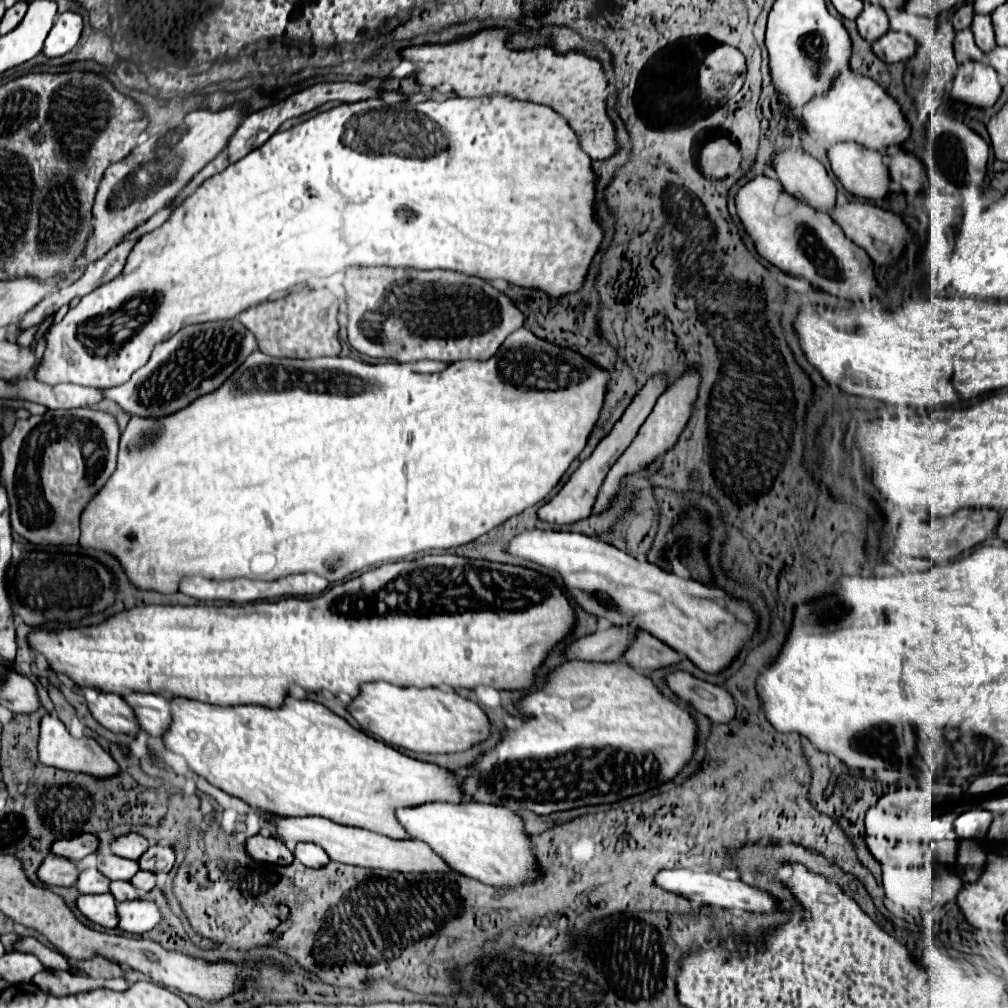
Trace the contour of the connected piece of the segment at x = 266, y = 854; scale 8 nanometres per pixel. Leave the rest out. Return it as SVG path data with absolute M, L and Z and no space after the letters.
M261 834L251 836L247 840L247 852L255 860L261 860L261 862L273 862L273 864L281 864L281 866L287 866L293 862L293 852L281 840L265 838Z

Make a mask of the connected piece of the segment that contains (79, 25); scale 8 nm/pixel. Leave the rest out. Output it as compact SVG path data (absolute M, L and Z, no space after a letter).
M67 10L57 16L47 40L45 40L45 56L47 58L57 58L63 56L67 50L73 50L75 44L79 42L83 30L83 16L79 12Z

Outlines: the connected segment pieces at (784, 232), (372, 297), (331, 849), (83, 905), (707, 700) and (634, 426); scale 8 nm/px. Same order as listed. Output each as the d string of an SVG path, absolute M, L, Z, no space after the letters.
M757 176L747 182L735 198L737 212L751 234L759 254L783 272L809 280L813 286L843 300L873 300L877 286L875 266L867 252L853 244L827 216L787 194L777 180Z
M351 268L349 272L349 280L347 280L347 308L349 308L349 344L371 358L395 358L399 362L413 362L413 360L441 360L441 362L457 362L457 360L487 360L489 356L493 356L497 352L497 348L503 344L503 340L517 328L523 326L523 314L521 310L513 304L513 300L509 300L509 296L505 296L503 292L499 292L497 288L491 286L491 282L485 282L481 278L473 278L467 274L459 274L459 272L451 272L451 270L429 270L429 272L421 272L415 268Z
M311 816L311 818L285 818L275 822L281 832L285 842L313 842L321 846L331 860L343 862L343 864L353 864L353 866L363 866L363 868L381 868L389 872L453 872L445 860L439 860L439 856L427 846L417 840L393 840L377 832L361 830L361 828L349 828L335 824L331 820Z
M87 894L87 896L79 896L75 900L79 912L103 926L103 928L117 928L117 922L119 922L119 916L117 916L117 902L111 894Z
M673 672L667 678L671 690L697 706L705 716L709 716L713 722L731 722L737 706L733 696L715 684L709 684L705 680L699 680L687 672Z
M657 374L651 376L645 386L635 394L635 398L631 400L631 404L627 406L627 410L623 412L623 416L615 422L613 430L599 442L599 446L593 450L593 454L571 474L571 478L565 482L565 486L547 502L537 510L537 518L549 524L573 524L577 520L589 518L593 502L597 498L597 490L601 486L601 482L605 480L609 468L613 466L613 462L623 454L623 450L631 444L631 440L635 438L637 430L641 428L641 424L645 422L645 418L651 414L657 398L665 392L665 374Z

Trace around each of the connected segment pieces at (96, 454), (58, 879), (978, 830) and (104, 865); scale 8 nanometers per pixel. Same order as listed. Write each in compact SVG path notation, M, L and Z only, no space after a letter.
M91 408L47 410L43 416L17 420L13 432L1 442L1 482L9 496L11 528L37 546L71 546L79 542L79 516L85 504L103 488L115 470L119 426L113 414Z
M47 856L37 870L39 880L45 886L73 886L77 882L77 868L73 862L61 856Z
M969 806L963 814L957 816L955 820L955 832L961 840L969 838L985 838L989 832L989 826L993 822L993 814L979 808L979 806Z
M99 852L97 854L97 870L107 876L109 880L131 880L133 874L137 874L139 866L133 860L119 858L111 852Z

